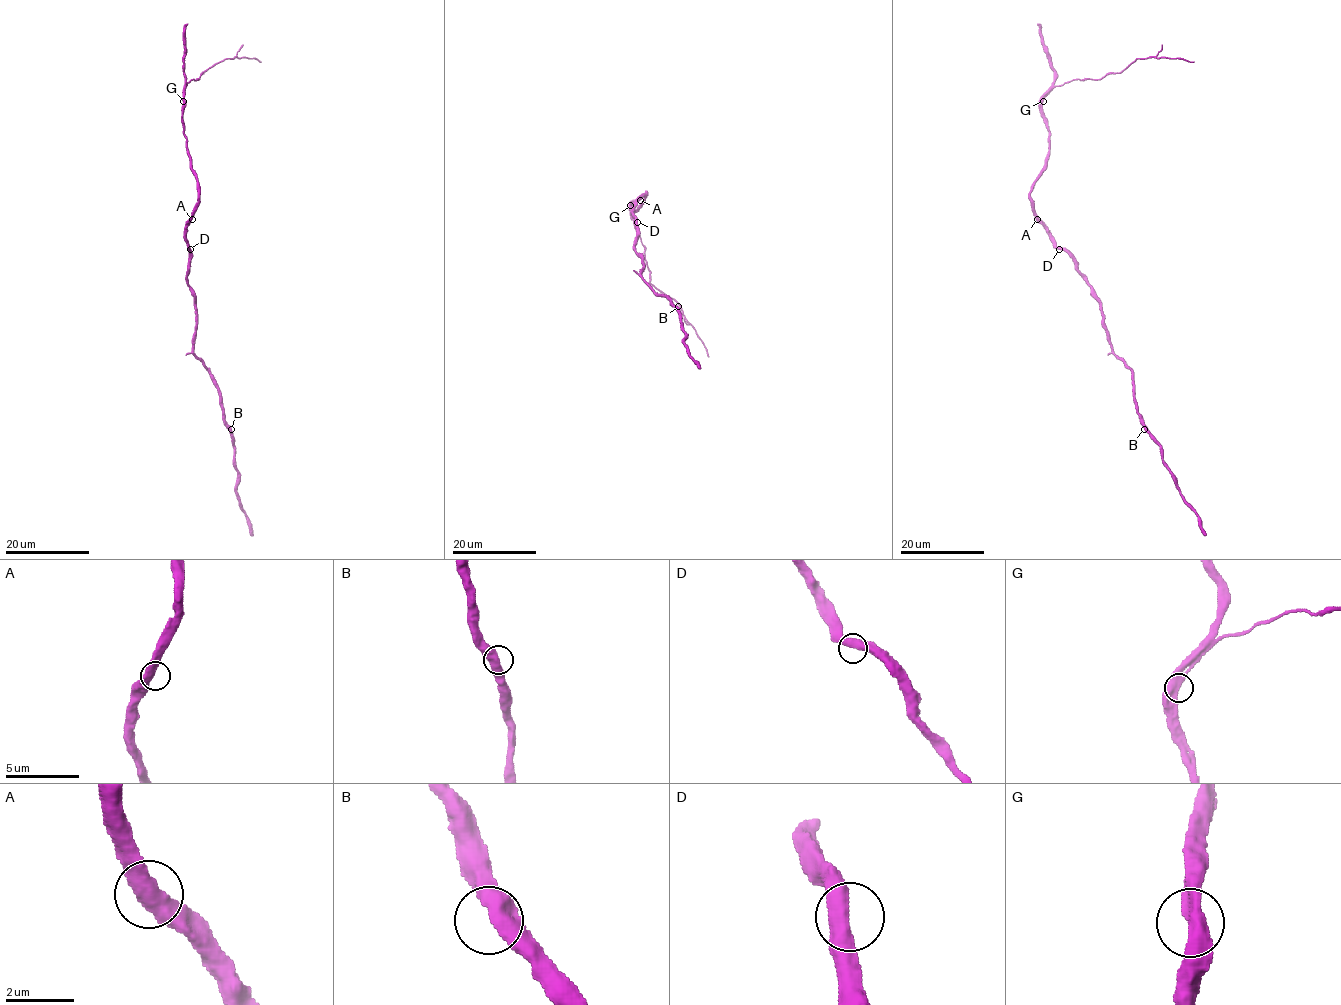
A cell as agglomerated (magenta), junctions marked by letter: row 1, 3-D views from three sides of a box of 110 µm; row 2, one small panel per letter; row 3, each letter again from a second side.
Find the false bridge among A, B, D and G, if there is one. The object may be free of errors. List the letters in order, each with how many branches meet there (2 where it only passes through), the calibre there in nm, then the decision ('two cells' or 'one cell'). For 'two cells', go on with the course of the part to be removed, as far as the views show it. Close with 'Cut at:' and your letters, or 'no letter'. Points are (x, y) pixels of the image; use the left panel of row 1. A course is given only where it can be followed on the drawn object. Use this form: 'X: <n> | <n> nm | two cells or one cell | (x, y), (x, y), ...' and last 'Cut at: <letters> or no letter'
A: 2 | 500 nm | one cell
B: 2 | 500 nm | one cell
D: 2 | 500 nm | one cell
G: 2 | 480 nm | one cell
Cut at: no letter

